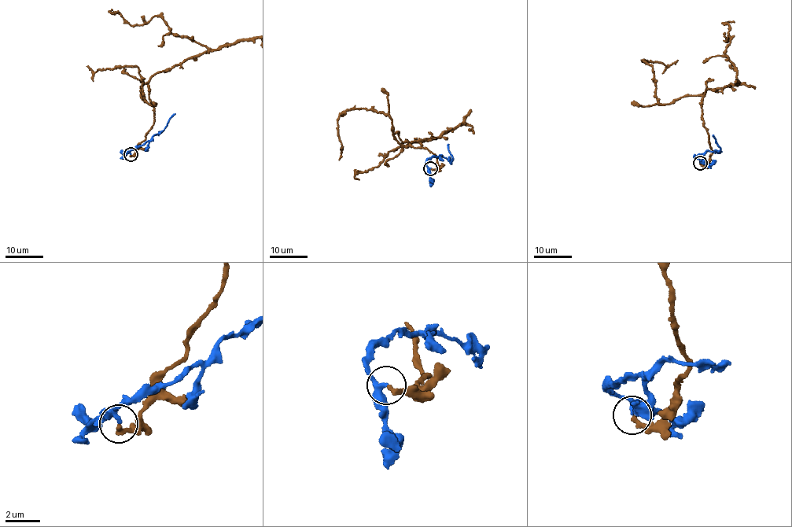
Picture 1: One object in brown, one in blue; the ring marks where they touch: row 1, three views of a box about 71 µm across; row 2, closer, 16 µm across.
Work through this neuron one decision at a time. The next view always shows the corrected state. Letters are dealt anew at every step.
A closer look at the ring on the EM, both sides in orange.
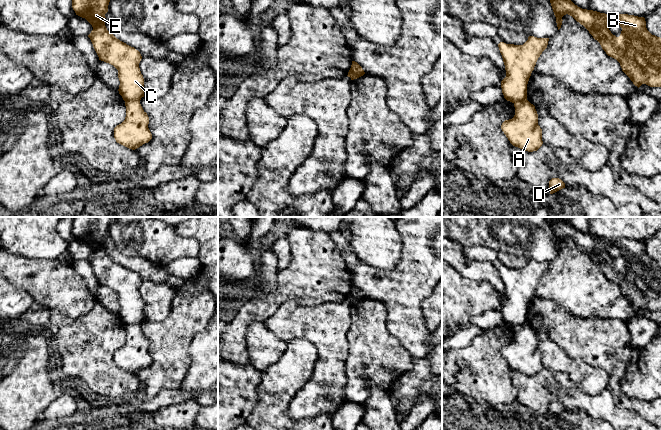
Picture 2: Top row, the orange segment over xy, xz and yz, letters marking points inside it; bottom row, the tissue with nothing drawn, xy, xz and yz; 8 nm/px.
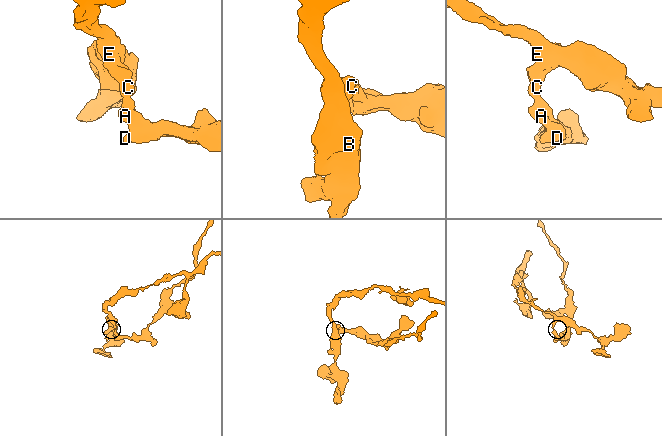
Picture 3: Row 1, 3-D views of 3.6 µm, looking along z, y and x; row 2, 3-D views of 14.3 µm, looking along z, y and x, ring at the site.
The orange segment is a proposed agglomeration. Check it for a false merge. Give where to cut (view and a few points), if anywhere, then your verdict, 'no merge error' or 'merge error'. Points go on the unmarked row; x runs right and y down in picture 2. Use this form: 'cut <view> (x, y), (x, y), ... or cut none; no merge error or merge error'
cut xz (361, 292), (353, 292), (349, 300); merge error

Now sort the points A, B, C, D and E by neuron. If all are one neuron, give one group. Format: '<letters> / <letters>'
A D / B C E

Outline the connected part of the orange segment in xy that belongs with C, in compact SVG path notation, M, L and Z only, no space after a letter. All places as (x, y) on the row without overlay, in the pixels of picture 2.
M73 217L72 232L93 251L88 259L99 284L118 294L119 318L125 326L144 321L144 302L139 287L142 280L134 271L117 263L105 250L105 238L112 222L118 217Z

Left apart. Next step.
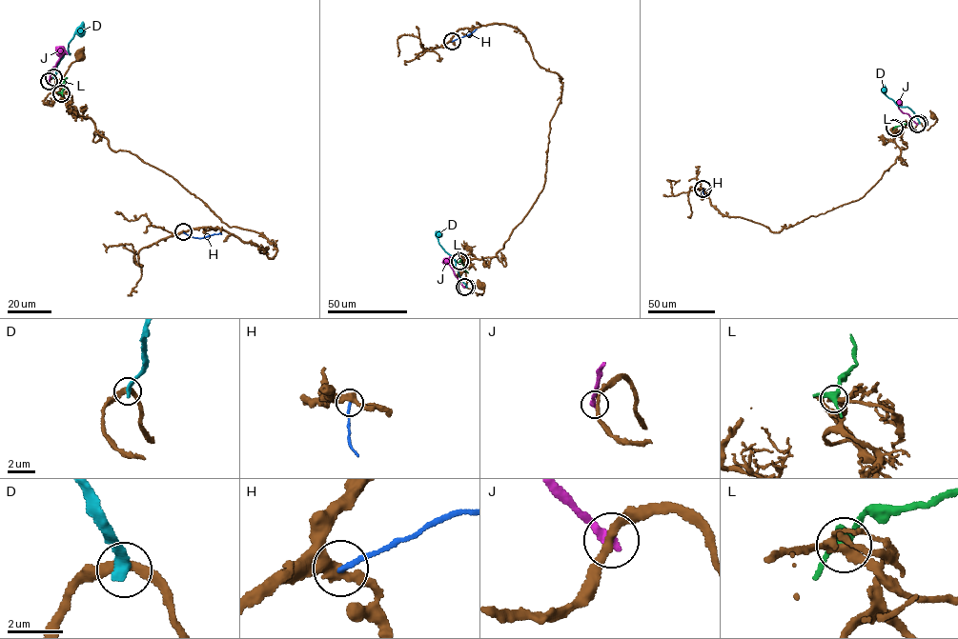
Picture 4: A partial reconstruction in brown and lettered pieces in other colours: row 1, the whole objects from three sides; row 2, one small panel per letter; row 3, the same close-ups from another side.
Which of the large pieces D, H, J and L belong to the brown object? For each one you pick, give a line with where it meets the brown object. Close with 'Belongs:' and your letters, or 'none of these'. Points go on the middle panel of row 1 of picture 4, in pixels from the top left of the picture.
Belongs: none of these

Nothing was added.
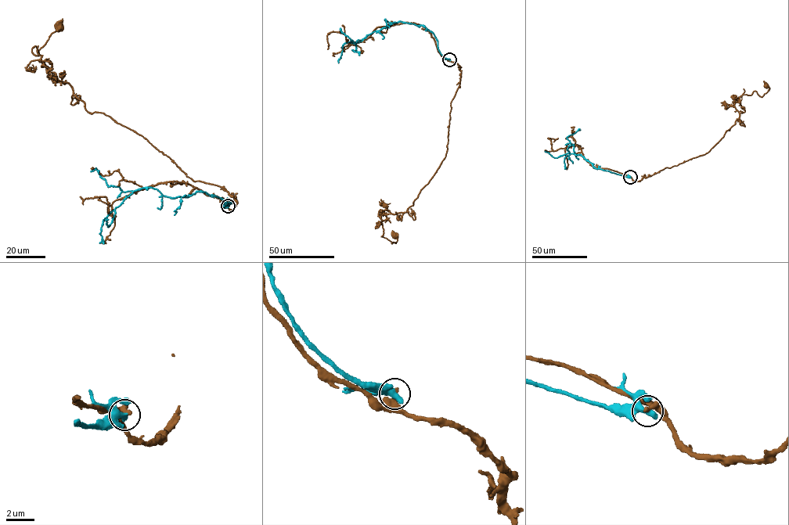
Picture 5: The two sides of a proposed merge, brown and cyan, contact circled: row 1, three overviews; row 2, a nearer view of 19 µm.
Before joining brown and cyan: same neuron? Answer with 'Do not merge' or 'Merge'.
Do not merge

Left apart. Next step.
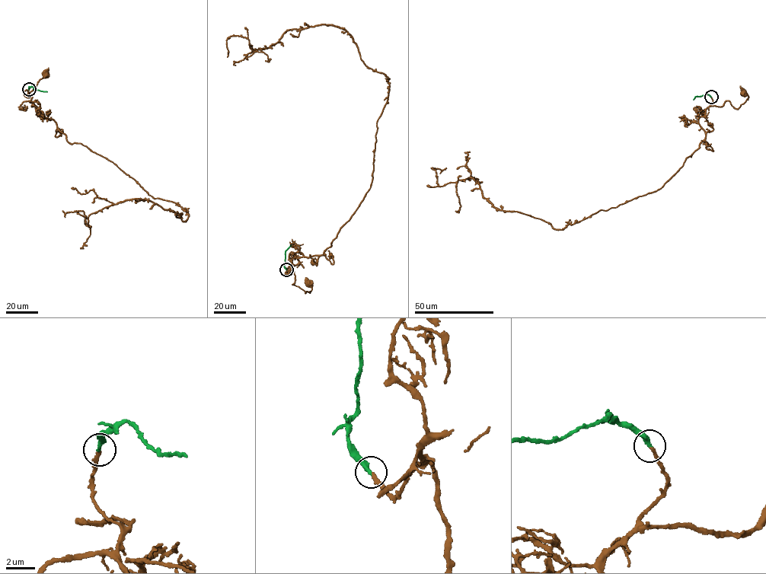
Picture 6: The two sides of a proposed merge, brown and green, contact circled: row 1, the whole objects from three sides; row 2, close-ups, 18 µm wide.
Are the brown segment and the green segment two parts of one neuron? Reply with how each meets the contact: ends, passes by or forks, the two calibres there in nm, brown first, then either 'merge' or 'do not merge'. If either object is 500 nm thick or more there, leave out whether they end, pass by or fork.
brown ends; green ends; calibres 240 and 320 nm; merge

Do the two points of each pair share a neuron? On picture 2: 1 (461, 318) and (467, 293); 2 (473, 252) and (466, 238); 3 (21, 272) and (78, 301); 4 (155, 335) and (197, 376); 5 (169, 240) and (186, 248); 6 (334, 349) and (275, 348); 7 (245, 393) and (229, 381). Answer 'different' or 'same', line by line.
1: same
2: different
3: same
4: different
5: same
6: different
7: same

